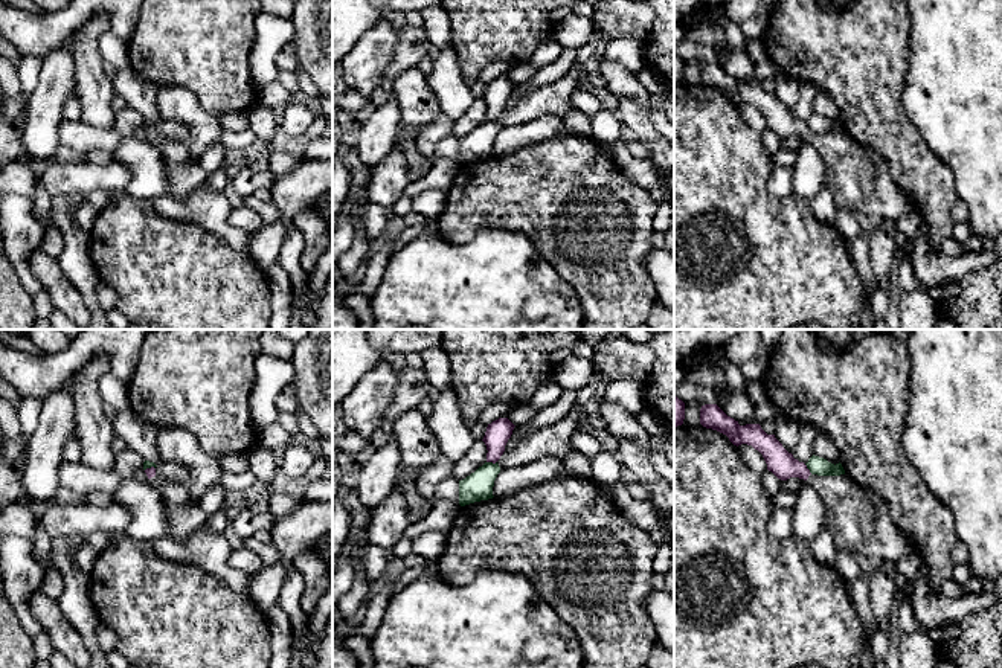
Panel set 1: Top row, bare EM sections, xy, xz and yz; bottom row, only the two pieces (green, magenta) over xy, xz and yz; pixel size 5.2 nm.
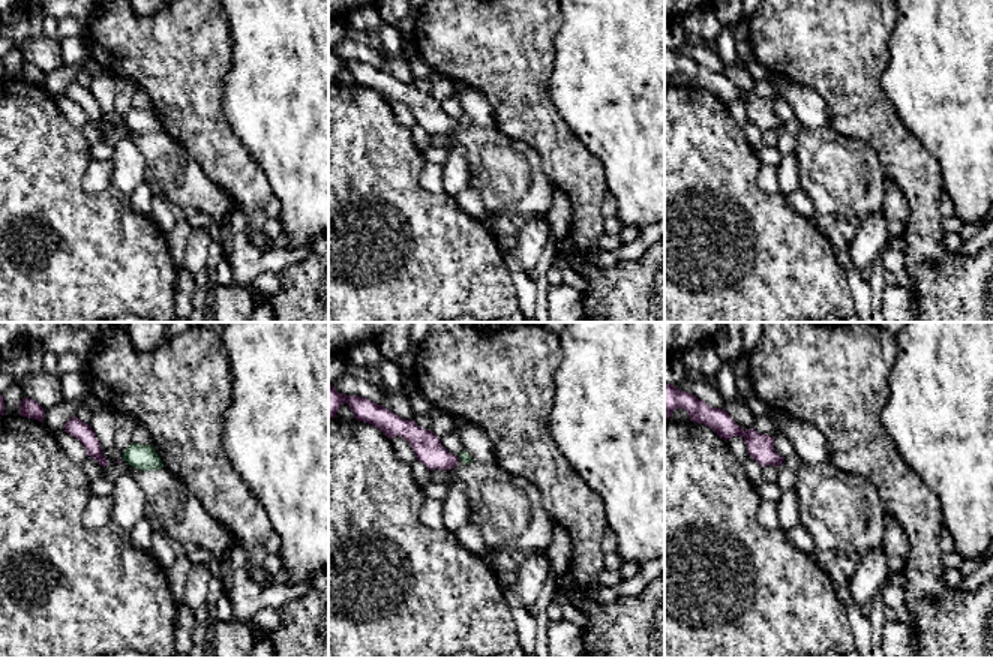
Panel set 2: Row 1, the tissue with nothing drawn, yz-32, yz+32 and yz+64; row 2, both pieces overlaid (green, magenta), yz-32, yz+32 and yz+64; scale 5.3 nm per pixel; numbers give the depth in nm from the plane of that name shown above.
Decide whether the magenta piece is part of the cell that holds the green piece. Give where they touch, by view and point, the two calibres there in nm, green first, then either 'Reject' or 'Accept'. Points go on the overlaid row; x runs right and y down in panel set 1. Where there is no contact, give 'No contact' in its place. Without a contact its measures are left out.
Touches green at xz (491, 462). Thickness 150 nm (green) against 130 nm. Reject

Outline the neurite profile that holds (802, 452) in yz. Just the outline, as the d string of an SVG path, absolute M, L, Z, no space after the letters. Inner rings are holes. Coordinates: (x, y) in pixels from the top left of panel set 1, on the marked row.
M801 426L798 444L792 451L793 458L799 462L807 464L808 459L813 456L813 442L819 433L821 432L814 426Z

